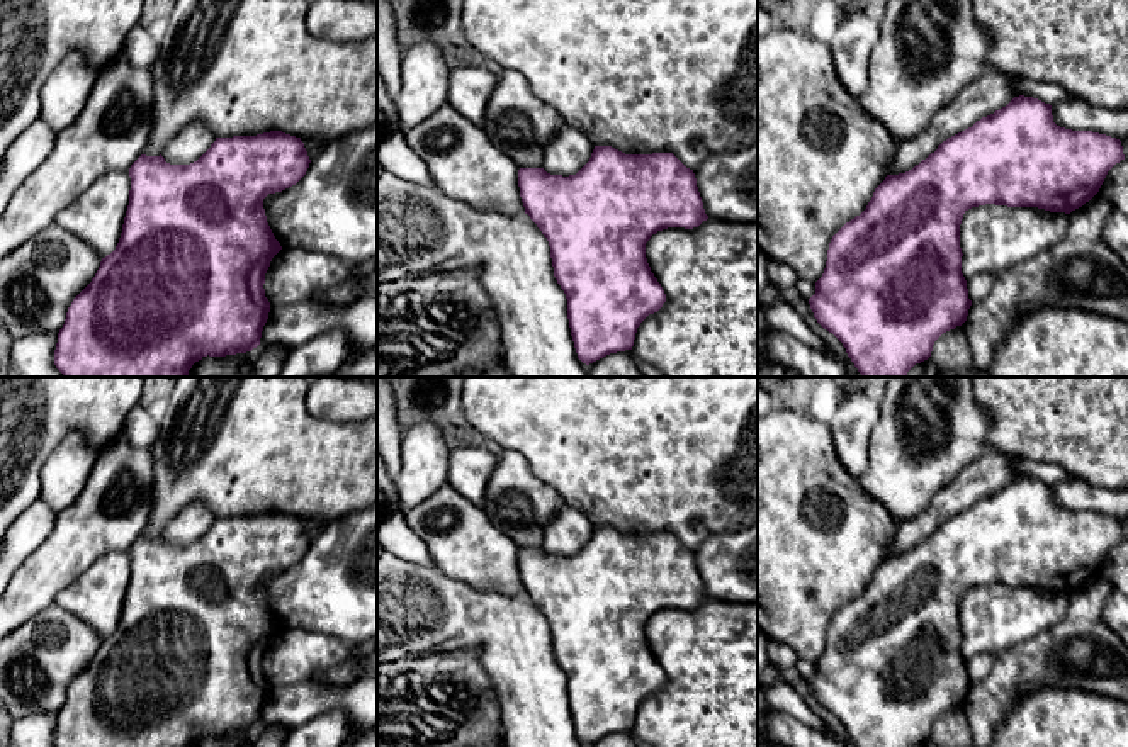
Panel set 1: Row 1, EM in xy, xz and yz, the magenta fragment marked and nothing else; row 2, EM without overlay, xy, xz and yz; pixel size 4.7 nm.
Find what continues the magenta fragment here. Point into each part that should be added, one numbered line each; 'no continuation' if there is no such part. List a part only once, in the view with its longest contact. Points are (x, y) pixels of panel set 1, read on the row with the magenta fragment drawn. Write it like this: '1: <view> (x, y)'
no continuation

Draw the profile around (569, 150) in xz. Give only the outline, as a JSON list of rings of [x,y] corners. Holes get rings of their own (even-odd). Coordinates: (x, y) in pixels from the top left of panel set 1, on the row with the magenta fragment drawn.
[[[564,122],[545,148],[542,168],[550,175],[576,175],[589,161],[593,149],[586,134]]]

